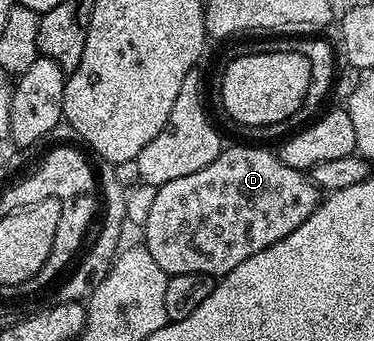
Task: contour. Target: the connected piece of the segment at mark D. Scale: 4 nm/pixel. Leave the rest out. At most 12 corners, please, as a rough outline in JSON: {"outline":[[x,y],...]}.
{"outline":[[253,143],[158,186],[143,244],[220,279],[318,207]]}

